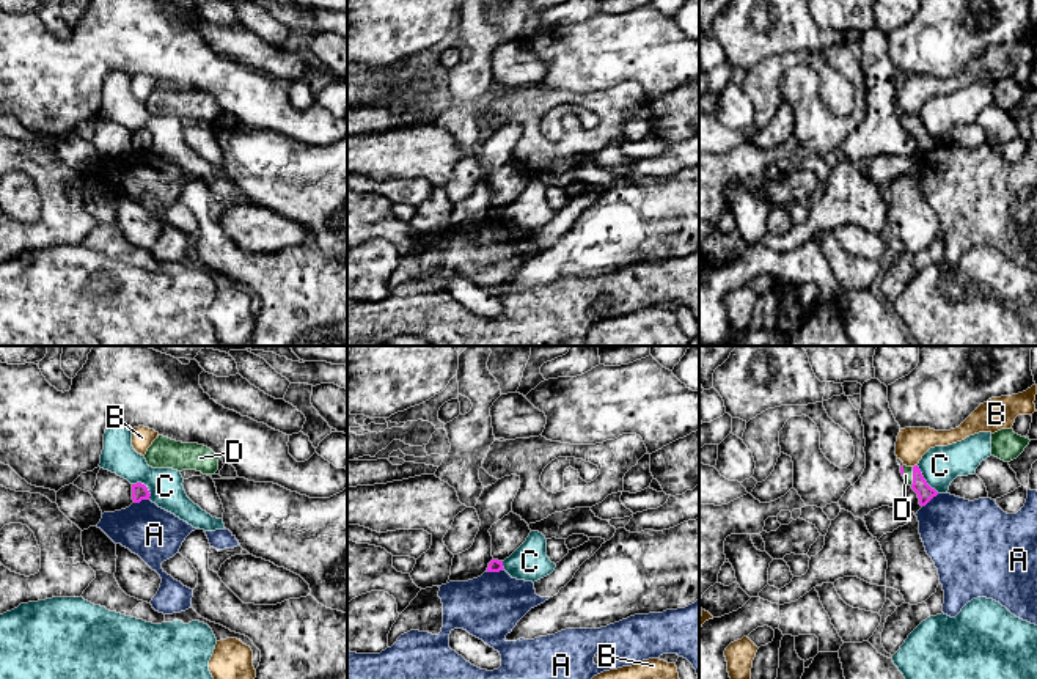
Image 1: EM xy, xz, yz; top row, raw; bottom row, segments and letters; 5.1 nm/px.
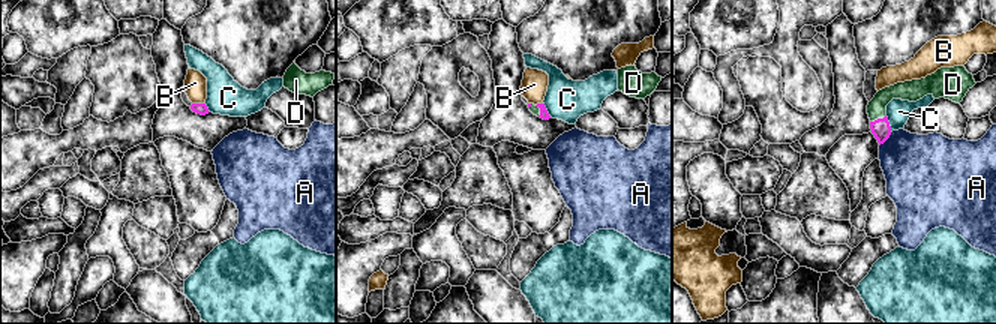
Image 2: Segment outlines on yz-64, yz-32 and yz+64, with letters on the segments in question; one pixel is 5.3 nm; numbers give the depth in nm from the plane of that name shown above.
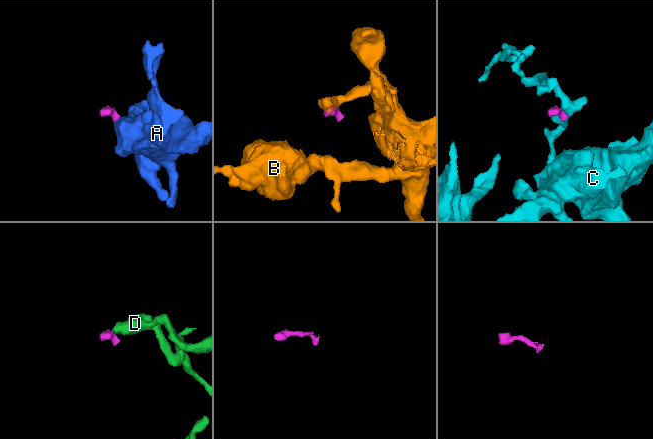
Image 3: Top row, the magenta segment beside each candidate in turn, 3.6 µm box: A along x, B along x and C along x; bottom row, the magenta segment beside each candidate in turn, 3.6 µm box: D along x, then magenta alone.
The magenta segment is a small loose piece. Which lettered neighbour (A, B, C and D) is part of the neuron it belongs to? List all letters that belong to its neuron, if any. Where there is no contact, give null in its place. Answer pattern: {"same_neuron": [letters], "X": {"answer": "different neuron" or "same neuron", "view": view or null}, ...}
{"same_neuron": ["D"], "A": {"answer": "different neuron", "view": "xz"}, "B": {"answer": "different neuron", "view": "yz"}, "C": {"answer": "different neuron", "view": "yz"}, "D": {"answer": "same neuron", "view": "yz"}}

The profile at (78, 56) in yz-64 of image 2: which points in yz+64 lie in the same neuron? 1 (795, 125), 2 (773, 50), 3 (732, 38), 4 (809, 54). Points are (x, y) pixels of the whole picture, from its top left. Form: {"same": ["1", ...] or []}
{"same": ["2"]}

